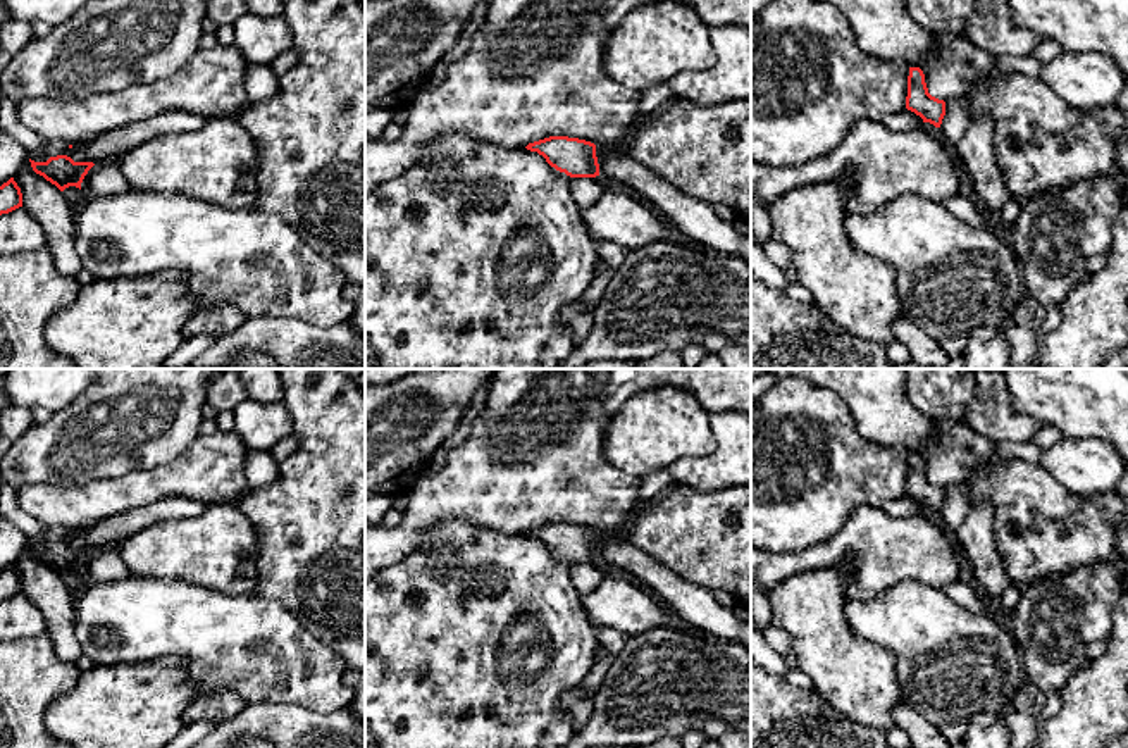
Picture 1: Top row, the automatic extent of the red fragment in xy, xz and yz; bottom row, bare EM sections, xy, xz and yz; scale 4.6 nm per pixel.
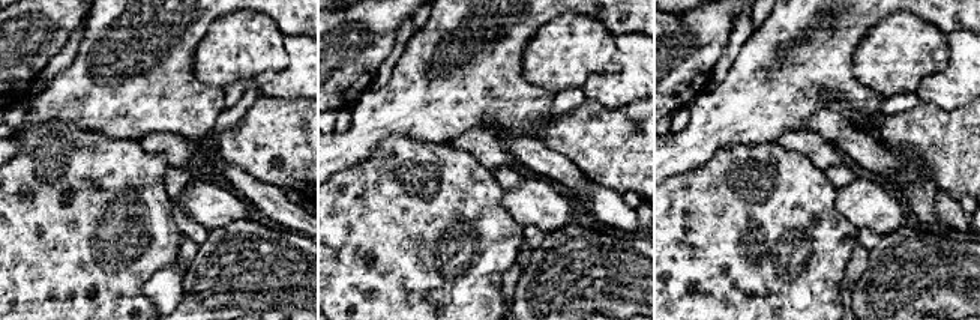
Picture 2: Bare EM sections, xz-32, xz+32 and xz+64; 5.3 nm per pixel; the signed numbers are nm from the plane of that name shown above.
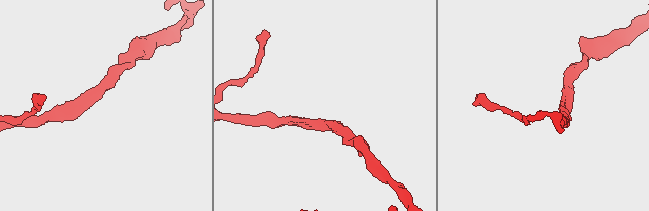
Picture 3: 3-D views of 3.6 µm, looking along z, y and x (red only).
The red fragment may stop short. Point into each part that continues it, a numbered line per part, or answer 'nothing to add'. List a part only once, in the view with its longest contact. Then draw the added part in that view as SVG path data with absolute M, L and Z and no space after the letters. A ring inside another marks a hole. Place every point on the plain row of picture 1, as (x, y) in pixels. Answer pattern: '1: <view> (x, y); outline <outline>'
nothing to add

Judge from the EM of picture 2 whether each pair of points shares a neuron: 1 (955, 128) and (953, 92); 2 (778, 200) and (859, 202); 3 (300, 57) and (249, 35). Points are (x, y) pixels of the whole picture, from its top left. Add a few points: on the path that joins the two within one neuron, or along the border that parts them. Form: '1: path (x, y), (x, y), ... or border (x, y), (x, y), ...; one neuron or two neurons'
1: border (920, 101), (943, 108), (964, 107); two neurons
2: border (836, 188), (835, 206), (859, 227); two neurons
3: border (287, 36), (288, 62), (281, 69), (260, 74); two neurons

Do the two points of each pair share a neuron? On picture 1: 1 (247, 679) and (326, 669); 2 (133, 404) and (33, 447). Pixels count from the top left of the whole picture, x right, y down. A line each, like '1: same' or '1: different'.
1: same
2: same

